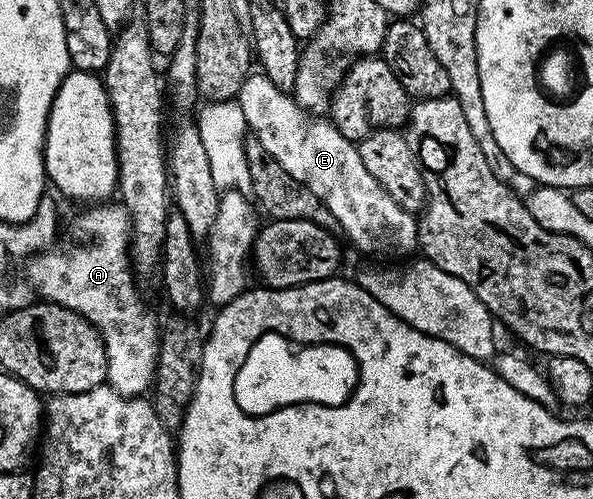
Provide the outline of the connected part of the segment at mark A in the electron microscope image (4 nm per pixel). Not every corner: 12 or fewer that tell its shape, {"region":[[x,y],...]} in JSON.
{"region":[[129,214],[77,222],[93,242],[34,254],[38,299],[101,333],[108,385],[141,396],[157,326],[137,291]]}

